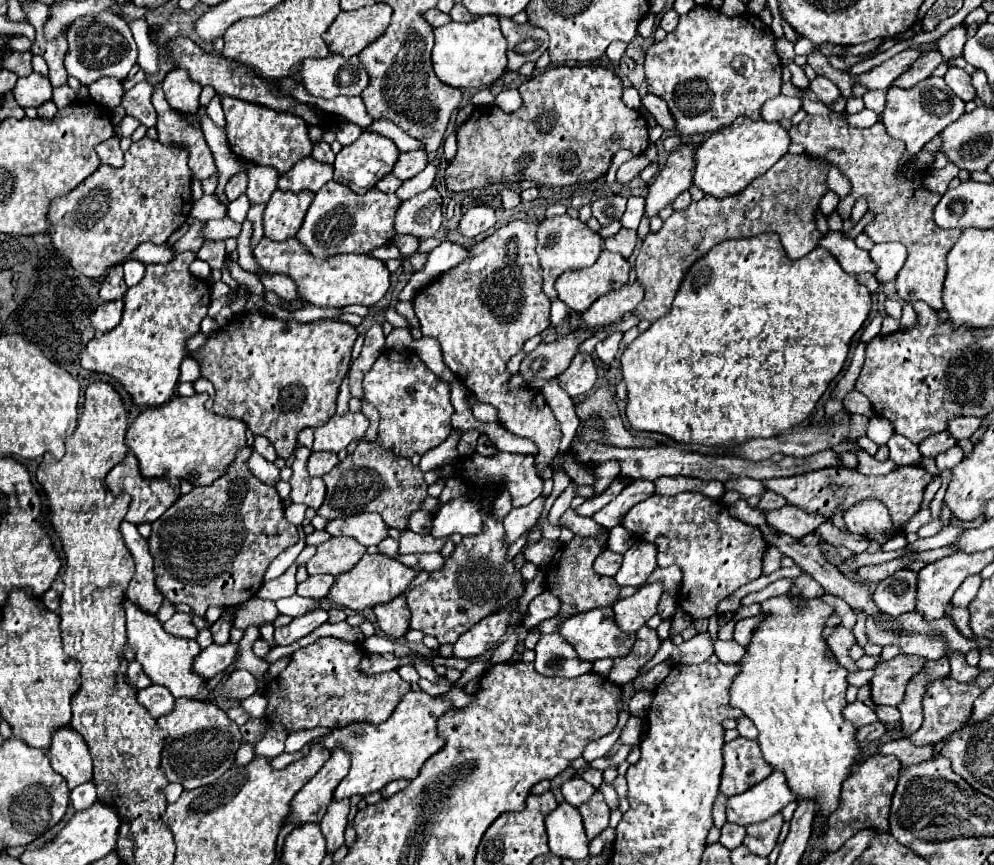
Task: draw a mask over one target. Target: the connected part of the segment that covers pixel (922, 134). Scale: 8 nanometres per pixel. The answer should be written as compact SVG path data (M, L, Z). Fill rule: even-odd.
M929 76L927 80L921 80L915 88L895 88L891 86L887 92L887 104L881 112L881 122L887 128L887 134L891 138L899 138L907 144L907 152L915 154L919 152L933 136L945 130L951 122L955 122L965 112L965 102L947 88L943 78Z

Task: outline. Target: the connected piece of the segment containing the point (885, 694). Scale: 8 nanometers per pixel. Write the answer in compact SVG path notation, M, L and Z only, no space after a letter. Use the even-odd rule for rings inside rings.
M895 656L889 662L879 662L875 666L875 676L871 680L871 700L879 706L887 702L897 707L903 700L907 682L923 668L923 658L919 656Z

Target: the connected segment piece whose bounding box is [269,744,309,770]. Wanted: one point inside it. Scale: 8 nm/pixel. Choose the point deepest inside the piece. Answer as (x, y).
(283, 760)

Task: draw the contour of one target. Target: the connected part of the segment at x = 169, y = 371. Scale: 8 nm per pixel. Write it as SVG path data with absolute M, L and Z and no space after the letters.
M187 250L167 264L147 264L143 280L123 296L125 310L119 326L101 338L93 338L81 354L85 370L115 376L139 406L171 400L179 384L179 366L189 358L187 340L201 330L199 324L207 316L211 286L207 280L191 276L189 266L193 260L195 254Z

